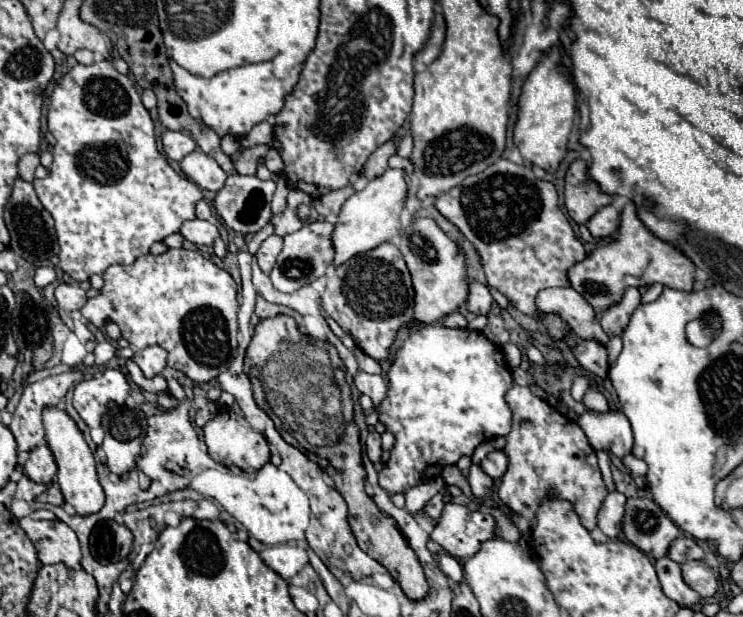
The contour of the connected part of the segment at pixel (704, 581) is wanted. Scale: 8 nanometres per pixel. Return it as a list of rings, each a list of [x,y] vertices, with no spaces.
[[[691,560],[691,562],[685,562],[681,564],[681,570],[683,570],[683,580],[695,590],[699,592],[699,596],[703,598],[711,598],[719,584],[717,584],[717,578],[713,574],[713,570],[709,566],[705,566],[705,562],[701,560]]]

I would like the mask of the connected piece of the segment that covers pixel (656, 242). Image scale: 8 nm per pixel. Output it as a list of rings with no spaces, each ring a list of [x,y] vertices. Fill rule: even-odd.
[[[629,202],[621,212],[617,236],[611,242],[597,244],[595,250],[589,252],[585,260],[581,260],[579,264],[573,264],[567,270],[567,280],[569,280],[569,286],[575,288],[575,292],[579,292],[591,304],[591,308],[595,308],[595,314],[599,316],[609,306],[617,304],[617,300],[623,296],[627,276],[637,278],[637,282],[631,284],[635,288],[651,286],[651,284],[659,282],[663,286],[689,292],[693,286],[693,270],[695,270],[695,266],[689,258],[685,258],[671,244],[655,238],[643,226],[643,222],[635,214],[635,204]]]

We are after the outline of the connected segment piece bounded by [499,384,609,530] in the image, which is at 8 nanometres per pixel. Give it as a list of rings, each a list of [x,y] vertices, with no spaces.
[[[513,384],[507,390],[505,400],[513,412],[513,426],[505,436],[507,444],[503,450],[509,458],[507,472],[499,486],[499,498],[503,504],[527,520],[533,520],[539,502],[545,500],[549,488],[553,488],[557,496],[573,502],[583,526],[593,530],[597,526],[597,512],[609,490],[603,484],[595,450],[585,432],[575,420],[567,418],[557,408],[551,408],[549,402],[533,396],[527,386]]]

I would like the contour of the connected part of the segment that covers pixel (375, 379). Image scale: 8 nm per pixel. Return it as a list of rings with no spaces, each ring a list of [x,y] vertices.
[[[359,370],[353,378],[355,386],[359,392],[371,396],[373,400],[373,406],[377,406],[383,398],[385,398],[385,392],[387,392],[387,384],[385,384],[385,378],[379,376],[379,374],[367,374],[363,370]]]

